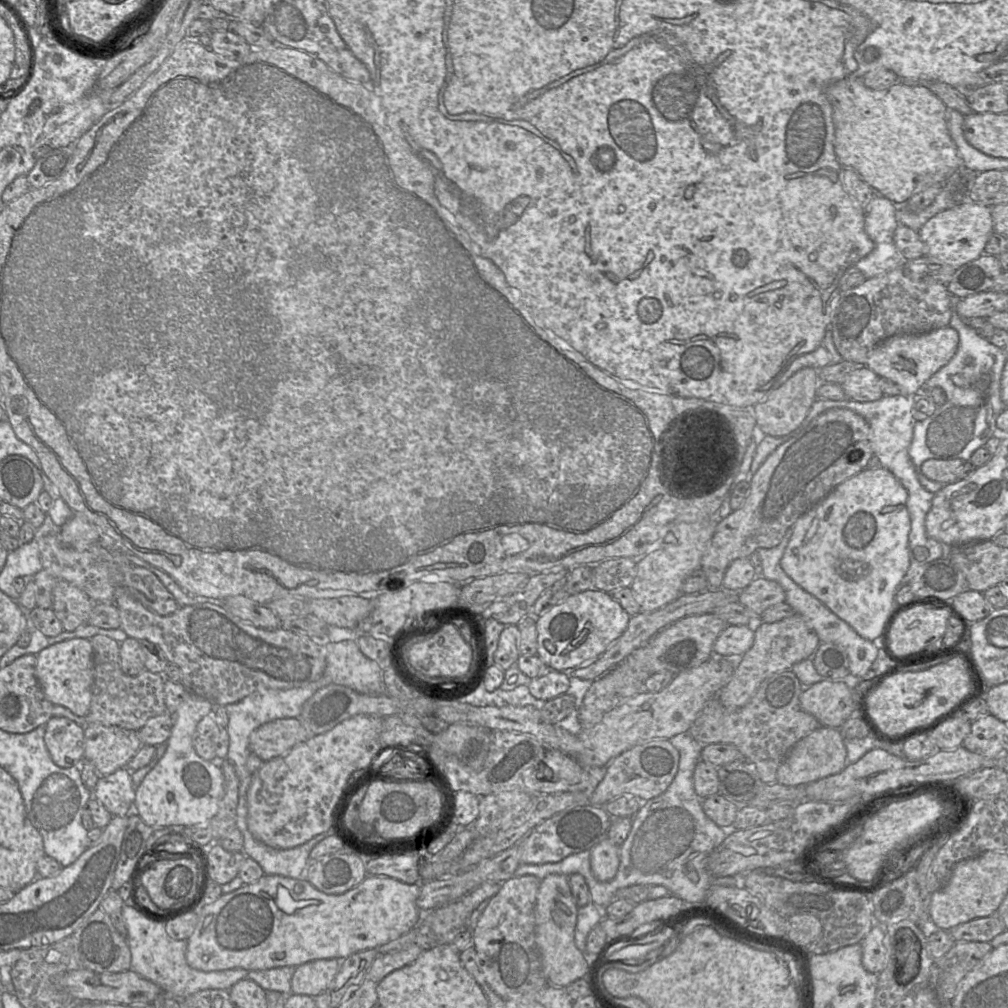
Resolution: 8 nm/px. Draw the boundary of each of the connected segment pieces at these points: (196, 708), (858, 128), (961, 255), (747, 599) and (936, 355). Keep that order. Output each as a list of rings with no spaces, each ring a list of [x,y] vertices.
[[[187,692],[174,716],[174,724],[163,757],[136,788],[132,812],[150,827],[187,827],[210,823],[224,795],[224,776],[217,762],[206,761],[194,749],[199,721],[214,712],[207,699]]]
[[[850,76],[831,84],[827,96],[833,108],[835,151],[844,167],[855,170],[873,190],[902,205],[913,194],[935,183],[944,183],[963,168],[962,159],[952,140],[946,120],[947,107],[926,83],[902,81],[885,90],[866,87],[860,77]]]
[[[964,199],[930,218],[917,233],[925,243],[926,255],[938,258],[958,269],[984,253],[993,231],[990,208]]]
[[[763,577],[755,578],[746,588],[735,594],[738,602],[756,616],[775,604],[785,602],[785,592],[781,585]]]
[[[949,325],[922,334],[897,334],[873,348],[866,366],[880,377],[897,384],[902,394],[912,396],[932,375],[949,363],[958,345],[959,334]]]

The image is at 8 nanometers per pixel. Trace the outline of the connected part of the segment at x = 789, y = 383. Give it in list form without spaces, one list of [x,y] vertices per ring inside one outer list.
[[[802,368],[752,407],[758,435],[783,437],[797,429],[817,399],[818,370]]]

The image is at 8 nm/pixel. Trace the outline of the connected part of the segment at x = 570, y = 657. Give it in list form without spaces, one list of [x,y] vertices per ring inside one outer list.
[[[590,589],[585,592],[578,594],[569,595],[564,601],[557,604],[550,610],[536,617],[536,628],[537,628],[537,655],[540,659],[552,670],[566,672],[569,676],[572,673],[572,670],[588,663],[602,655],[626,630],[631,616],[623,609],[623,607],[612,597],[610,593],[603,592],[597,589]]]

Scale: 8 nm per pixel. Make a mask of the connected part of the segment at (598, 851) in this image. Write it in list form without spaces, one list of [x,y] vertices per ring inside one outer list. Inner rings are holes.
[[[603,837],[591,851],[591,869],[594,877],[599,882],[609,882],[617,874],[620,863],[620,847],[614,845],[608,837]]]

